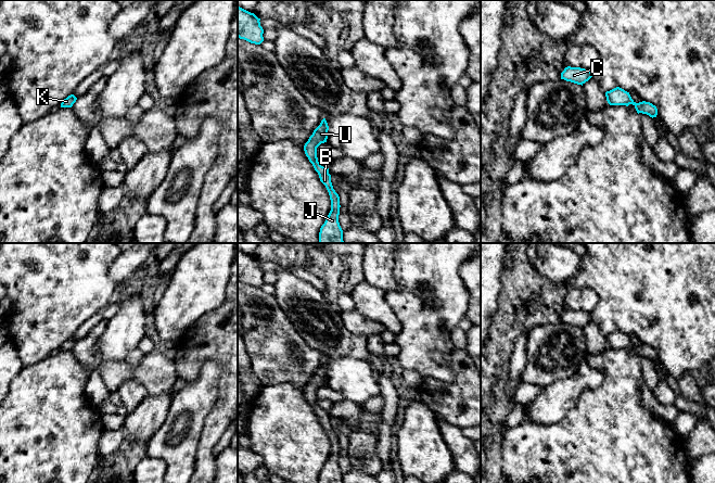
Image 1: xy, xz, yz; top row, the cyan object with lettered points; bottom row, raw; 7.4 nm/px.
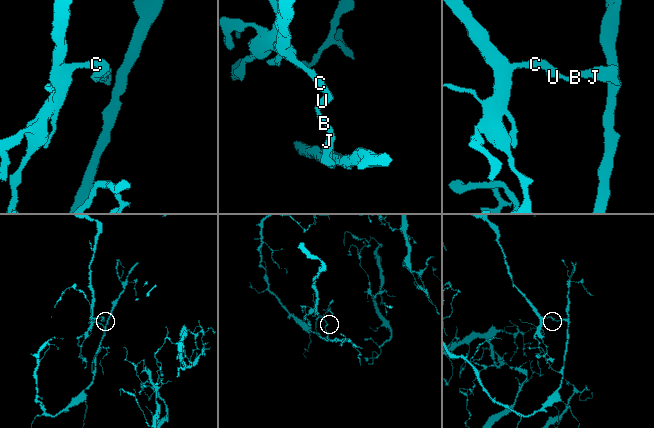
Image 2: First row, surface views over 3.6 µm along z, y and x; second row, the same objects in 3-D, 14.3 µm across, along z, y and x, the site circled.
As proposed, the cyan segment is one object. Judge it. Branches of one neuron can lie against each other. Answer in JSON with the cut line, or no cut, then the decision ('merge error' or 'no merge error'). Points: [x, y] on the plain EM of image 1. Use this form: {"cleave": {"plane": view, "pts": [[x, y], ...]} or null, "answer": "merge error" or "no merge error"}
{"cleave": {"plane": "xz", "pts": [[316, 397], [308, 401]]}, "answer": "merge error"}

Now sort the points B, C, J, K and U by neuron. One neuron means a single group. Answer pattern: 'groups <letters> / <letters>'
groups B J / C K U

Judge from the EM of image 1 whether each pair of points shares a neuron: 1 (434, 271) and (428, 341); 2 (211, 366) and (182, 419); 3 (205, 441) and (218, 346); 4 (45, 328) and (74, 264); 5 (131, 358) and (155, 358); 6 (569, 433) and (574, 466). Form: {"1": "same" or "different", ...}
{"1": "same", "2": "same", "3": "same", "4": "same", "5": "different", "6": "same"}

